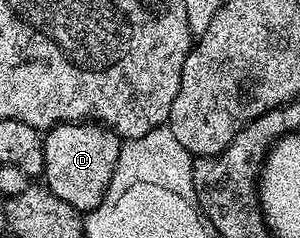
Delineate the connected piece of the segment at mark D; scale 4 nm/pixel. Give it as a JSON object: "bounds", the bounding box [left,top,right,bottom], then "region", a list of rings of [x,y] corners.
{"bounds":[42,123,123,215],"region":[[[71,123],[56,125],[45,130],[44,171],[42,177],[46,188],[50,189],[64,203],[72,203],[78,212],[85,215],[104,199],[108,183],[116,171],[116,159],[120,159],[123,138],[113,129],[97,123]]]}

